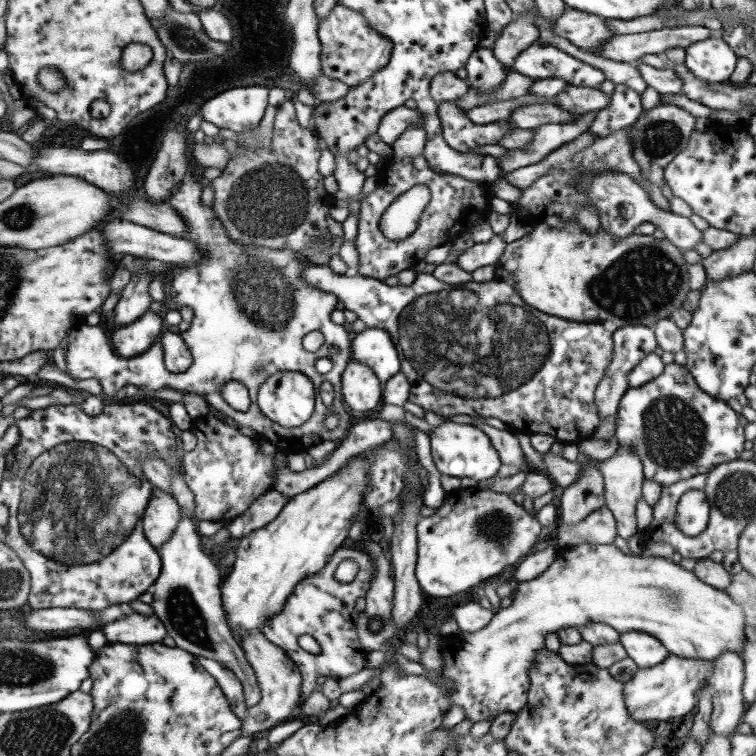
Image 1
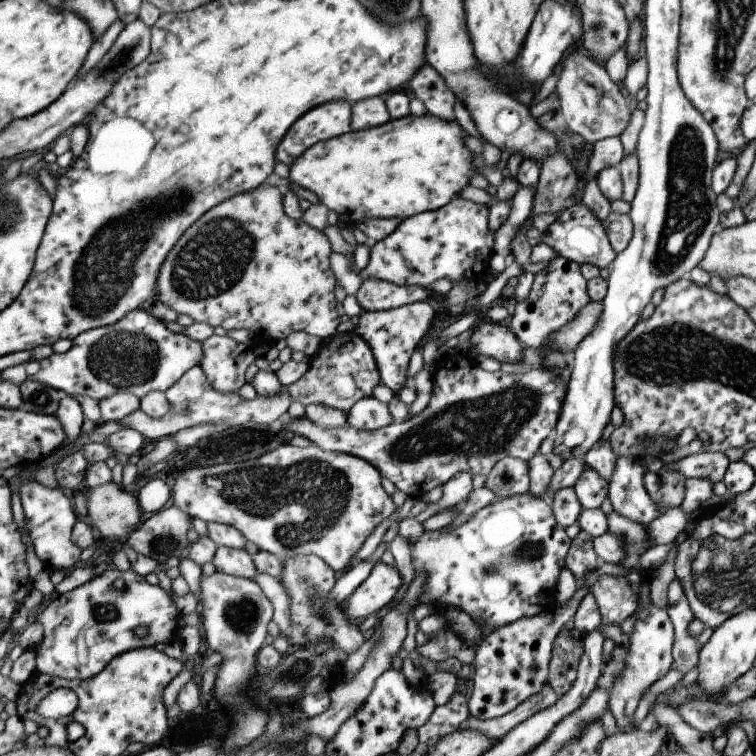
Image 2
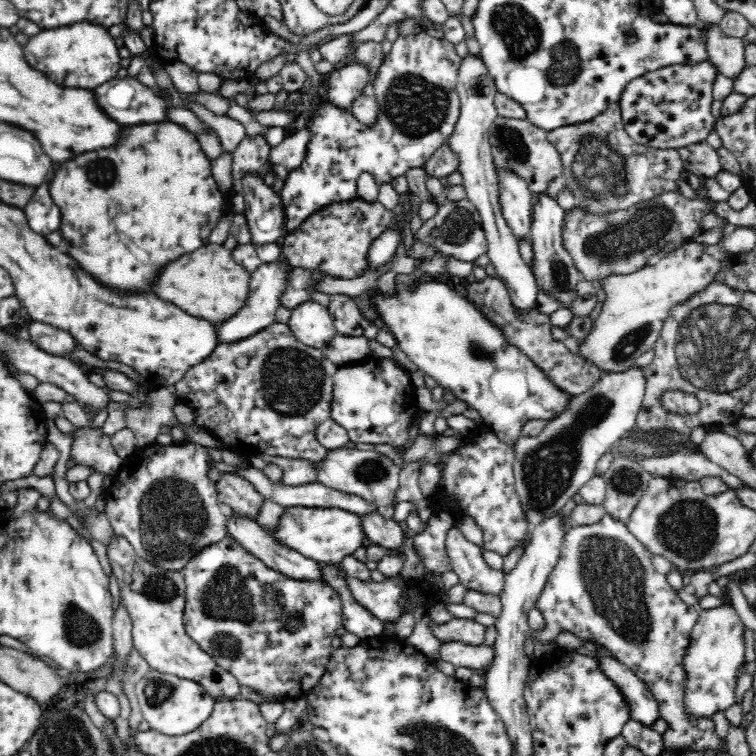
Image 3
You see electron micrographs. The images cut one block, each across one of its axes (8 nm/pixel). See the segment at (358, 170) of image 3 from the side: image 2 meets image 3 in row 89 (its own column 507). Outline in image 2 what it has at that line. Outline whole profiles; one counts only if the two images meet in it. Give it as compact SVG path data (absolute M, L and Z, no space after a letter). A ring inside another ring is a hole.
M453 342L451 348L437 350L431 398L427 406L419 414L409 416L403 422L389 422L387 426L375 430L355 430L347 424L323 428L307 416L285 416L279 424L283 424L283 430L309 440L311 446L323 448L325 452L343 452L357 456L369 464L375 464L375 468L383 474L385 480L389 480L395 486L397 492L403 492L407 498L419 500L423 494L435 488L443 488L443 484L451 480L455 474L469 472L469 476L487 476L501 458L519 458L527 462L529 458L537 456L541 440L551 430L555 430L563 394L565 382L547 370L529 370L525 374L491 374L475 366L475 356L469 354L465 342Z

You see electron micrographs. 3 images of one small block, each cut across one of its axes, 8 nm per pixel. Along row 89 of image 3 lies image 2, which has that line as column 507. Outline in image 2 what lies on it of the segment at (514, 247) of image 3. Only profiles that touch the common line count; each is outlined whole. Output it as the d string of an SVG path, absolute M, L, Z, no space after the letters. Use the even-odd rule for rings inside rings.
M501 458L487 474L485 488L497 498L513 494L529 494L529 466L519 458Z

